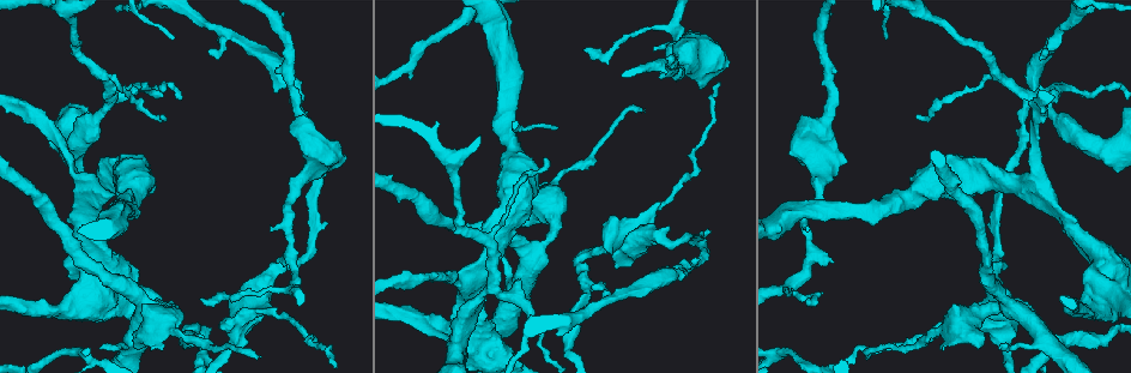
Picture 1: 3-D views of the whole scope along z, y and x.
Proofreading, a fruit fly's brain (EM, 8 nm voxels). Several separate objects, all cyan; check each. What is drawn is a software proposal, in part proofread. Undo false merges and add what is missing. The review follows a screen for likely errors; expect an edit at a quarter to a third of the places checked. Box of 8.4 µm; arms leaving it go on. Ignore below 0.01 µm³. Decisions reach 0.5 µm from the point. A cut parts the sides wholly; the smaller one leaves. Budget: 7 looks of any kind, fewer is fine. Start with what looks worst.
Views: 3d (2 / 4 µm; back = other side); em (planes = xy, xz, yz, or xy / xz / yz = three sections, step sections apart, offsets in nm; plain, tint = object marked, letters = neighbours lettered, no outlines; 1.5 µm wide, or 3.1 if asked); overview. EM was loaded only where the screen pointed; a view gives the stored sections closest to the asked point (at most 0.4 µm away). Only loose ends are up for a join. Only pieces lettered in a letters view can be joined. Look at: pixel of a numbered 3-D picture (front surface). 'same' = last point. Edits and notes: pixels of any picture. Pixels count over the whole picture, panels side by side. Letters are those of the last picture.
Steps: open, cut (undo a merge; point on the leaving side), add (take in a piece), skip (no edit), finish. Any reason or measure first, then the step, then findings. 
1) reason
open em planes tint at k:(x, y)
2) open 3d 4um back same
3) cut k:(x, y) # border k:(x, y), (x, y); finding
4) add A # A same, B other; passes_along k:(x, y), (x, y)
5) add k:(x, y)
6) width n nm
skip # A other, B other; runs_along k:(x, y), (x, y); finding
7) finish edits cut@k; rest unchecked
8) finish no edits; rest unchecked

open 3d 2um at 1:(808, 299)

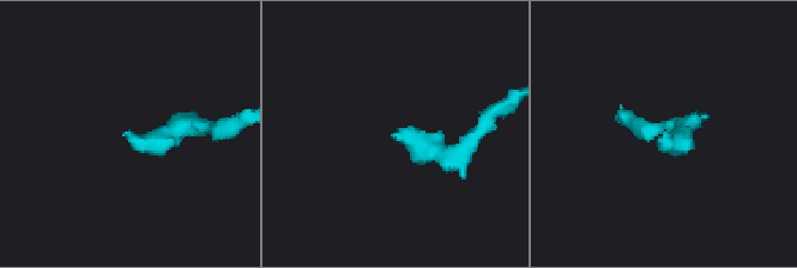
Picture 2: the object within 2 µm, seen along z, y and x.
open em planes letters at 2:(666, 132)

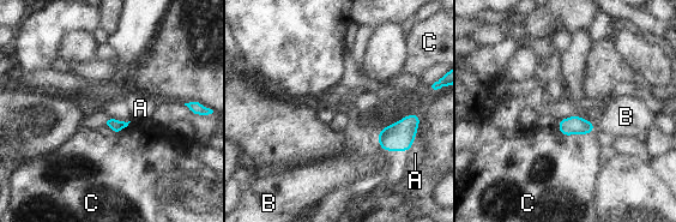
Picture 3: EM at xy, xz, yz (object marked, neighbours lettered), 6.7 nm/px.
width 90 nm; longest_contact C 240 nm
skip # A other, B other, C other; no lettered piece goes on from it

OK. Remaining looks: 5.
branch stops here
open em yz step 4 tint at 1:(659, 72)

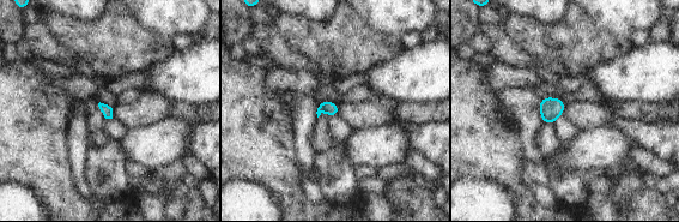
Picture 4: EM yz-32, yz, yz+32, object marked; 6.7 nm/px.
open em planes letters same

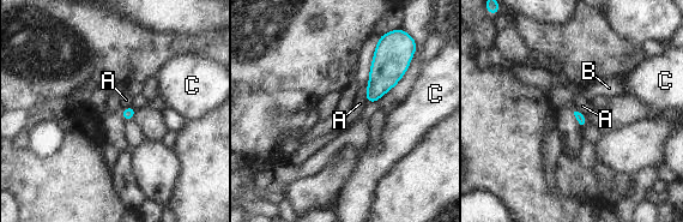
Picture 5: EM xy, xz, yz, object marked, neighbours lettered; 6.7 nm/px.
skip # A other, B other, C other; border 5:(368, 79), (366, 89), (367, 102); none of them fits

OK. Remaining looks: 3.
free end
open em planes letters at 1:(919, 114)

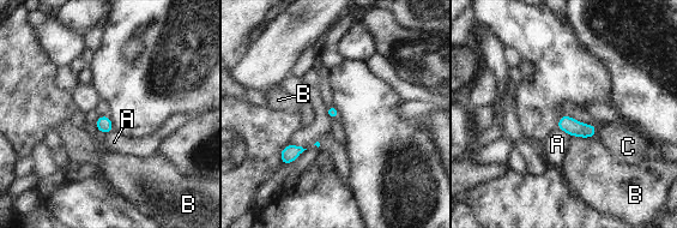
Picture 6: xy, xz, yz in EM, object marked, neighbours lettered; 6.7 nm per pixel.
longest_contact B 150 nm
skip # A other, B other, C other; border 6:(557, 127), (572, 136); no lettered piece goes on from it

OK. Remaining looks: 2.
finish no edits; rest unchecked

